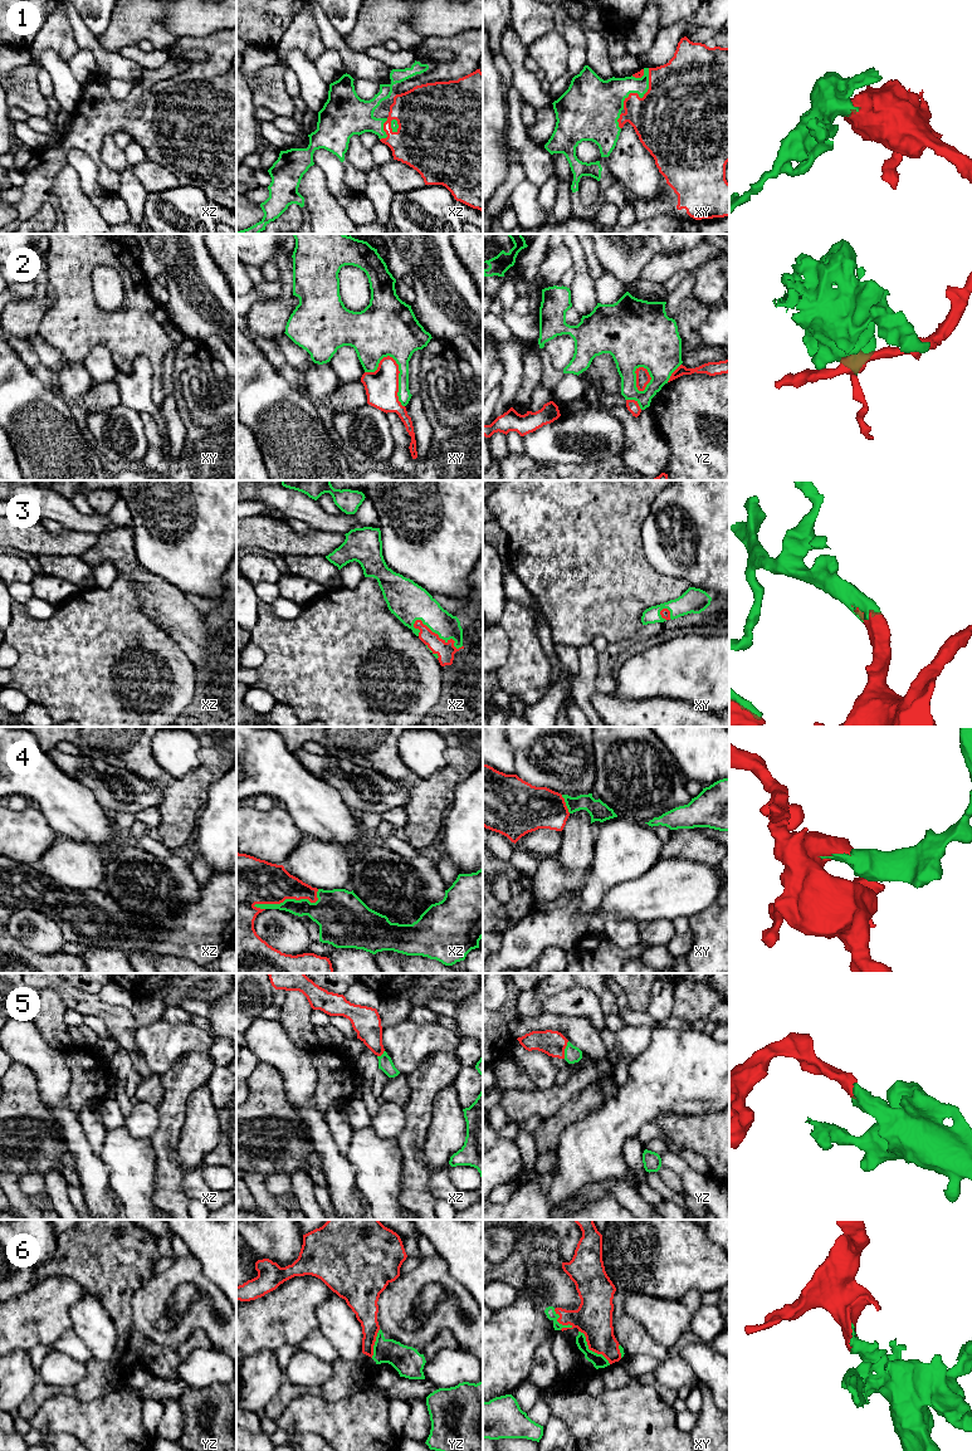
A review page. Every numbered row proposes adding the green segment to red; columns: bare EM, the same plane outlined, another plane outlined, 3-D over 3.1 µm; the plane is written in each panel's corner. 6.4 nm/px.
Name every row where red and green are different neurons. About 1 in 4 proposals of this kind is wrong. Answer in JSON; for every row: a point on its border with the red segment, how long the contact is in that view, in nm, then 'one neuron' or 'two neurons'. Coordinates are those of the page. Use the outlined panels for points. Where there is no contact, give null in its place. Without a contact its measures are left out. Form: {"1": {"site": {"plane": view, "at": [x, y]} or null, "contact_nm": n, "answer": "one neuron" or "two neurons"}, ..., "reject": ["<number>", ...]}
{"1": {"site": {"plane": "xy", "at": [644, 96]}, "contact_nm": 320, "answer": "one neuron"}, "2": {"site": {"plane": "xy", "at": [397, 379]}, "contact_nm": 360, "answer": "two neurons"}, "3": {"site": {"plane": "xz", "at": [438, 636]}, "contact_nm": 360, "answer": "one neuron"}, "4": {"site": {"plane": "xz", "at": [289, 898]}, "contact_nm": 440, "answer": "one neuron"}, "5": {"site": {"plane": "yz", "at": [563, 1050]}, "contact_nm": 120, "answer": "one neuron"}, "6": {"site": {"plane": "xy", "at": [590, 1349]}, "contact_nm": 300, "answer": "one neuron"}, "reject": ["2"]}

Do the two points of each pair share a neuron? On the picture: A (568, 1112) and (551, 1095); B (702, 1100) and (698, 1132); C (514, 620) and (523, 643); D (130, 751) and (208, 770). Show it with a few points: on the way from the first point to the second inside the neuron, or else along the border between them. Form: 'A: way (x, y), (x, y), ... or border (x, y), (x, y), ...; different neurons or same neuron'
A: border (586, 1086), (545, 1118); different neurons
B: border (716, 1110), (702, 1114), (672, 1113); different neurons
C: way (519, 625), (523, 638); same neuron
D: way (149, 768), (166, 783), (189, 783); same neuron

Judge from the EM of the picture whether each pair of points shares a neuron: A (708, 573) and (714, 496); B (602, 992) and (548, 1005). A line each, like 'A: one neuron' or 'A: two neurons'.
A: one neuron
B: two neurons

